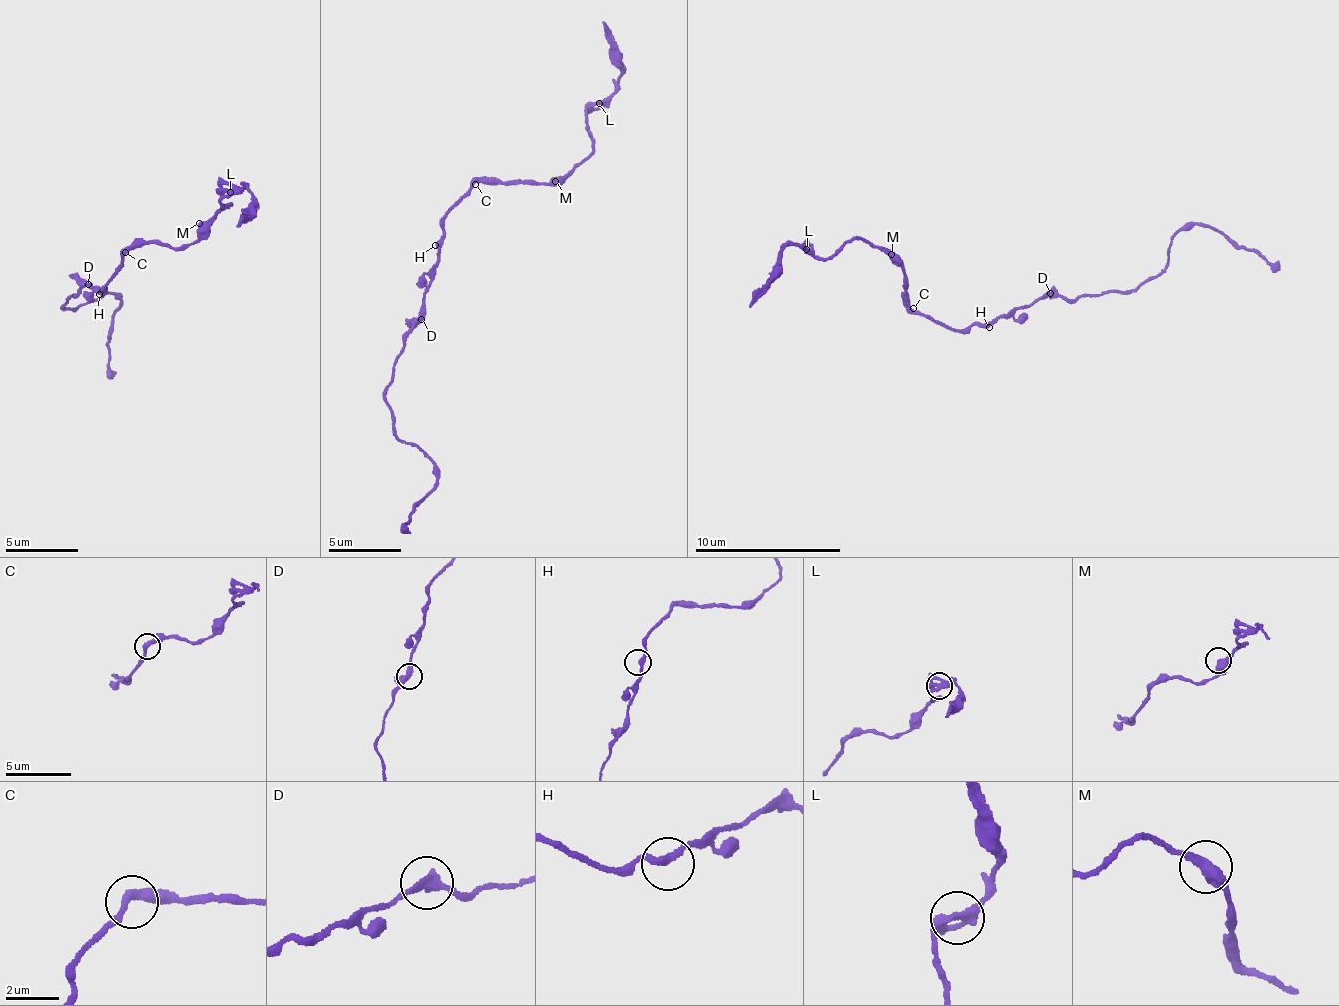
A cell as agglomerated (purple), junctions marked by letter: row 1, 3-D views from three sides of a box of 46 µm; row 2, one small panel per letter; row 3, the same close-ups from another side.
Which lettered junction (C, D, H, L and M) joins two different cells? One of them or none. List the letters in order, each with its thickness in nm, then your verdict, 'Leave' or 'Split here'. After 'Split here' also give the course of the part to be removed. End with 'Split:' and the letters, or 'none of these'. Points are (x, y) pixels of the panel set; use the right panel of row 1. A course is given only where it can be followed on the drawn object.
C: Thickness 320 nm. Leave
D: Thickness 300 nm. Leave
H: Thickness 240 nm. Leave
L: Thickness 300 nm. Leave
M: Thickness 400 nm. Leave
Split: none of these

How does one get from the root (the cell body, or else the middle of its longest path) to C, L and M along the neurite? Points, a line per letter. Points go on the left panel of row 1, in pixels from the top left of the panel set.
C: (102, 289), (105, 290), (103, 285), (108, 286), (106, 282), (125, 252)
L: (102, 289), (128, 247), (160, 241), (176, 249), (194, 244), (229, 206), (222, 203), (231, 193)
M: (102, 289), (108, 286), (128, 247), (160, 241), (176, 249), (187, 248), (200, 231), (199, 223)

